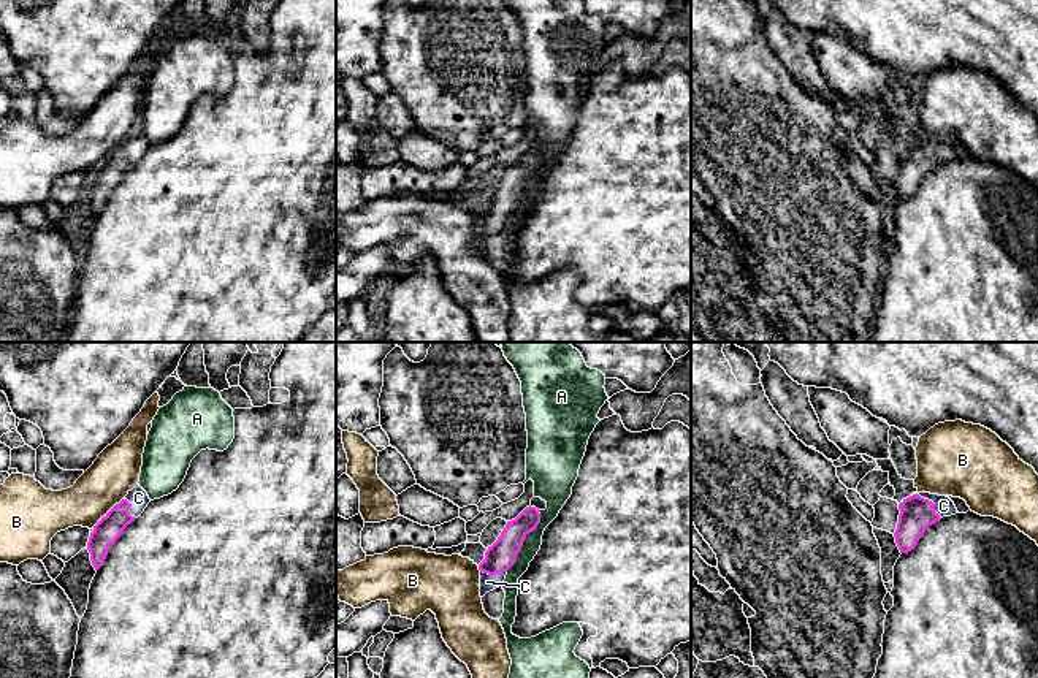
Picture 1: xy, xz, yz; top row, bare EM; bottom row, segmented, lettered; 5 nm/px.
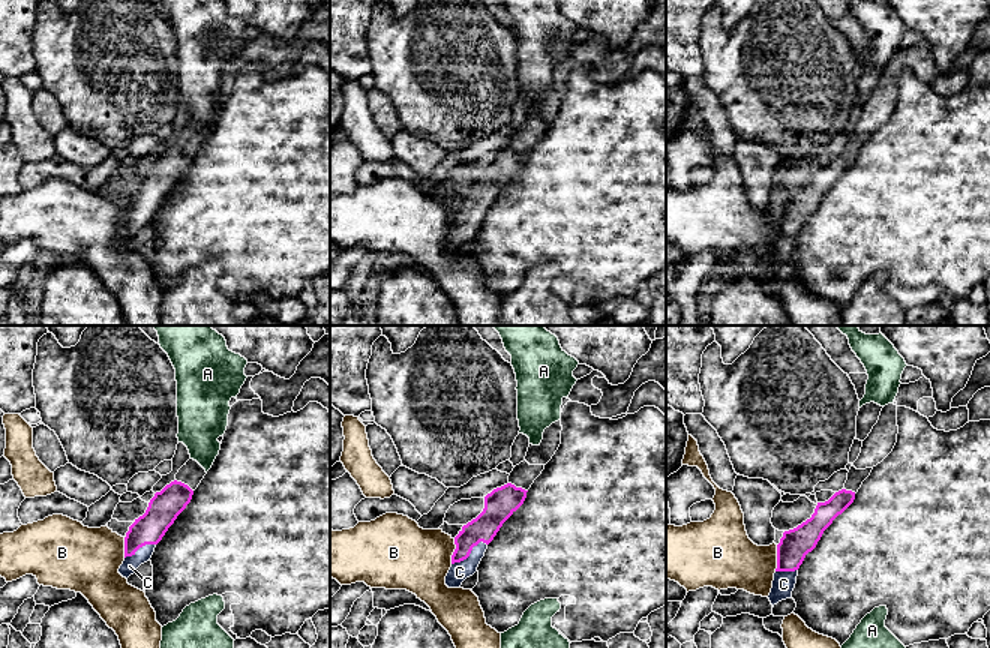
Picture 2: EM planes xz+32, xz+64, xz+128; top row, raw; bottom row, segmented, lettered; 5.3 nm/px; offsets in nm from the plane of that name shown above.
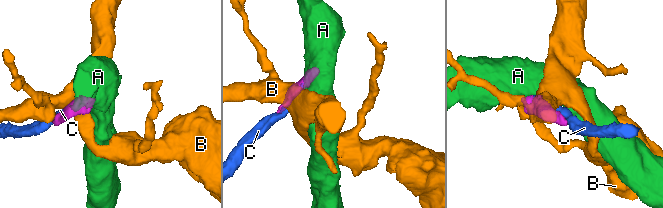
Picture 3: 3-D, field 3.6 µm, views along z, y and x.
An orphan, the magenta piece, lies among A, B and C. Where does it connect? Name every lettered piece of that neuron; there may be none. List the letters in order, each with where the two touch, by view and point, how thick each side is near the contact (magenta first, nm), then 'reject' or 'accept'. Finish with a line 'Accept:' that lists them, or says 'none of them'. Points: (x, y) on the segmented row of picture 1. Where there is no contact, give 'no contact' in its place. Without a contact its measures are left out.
A: xz (523, 540) | 150/90 nm | reject
B: xy (108, 512) | 140/240 nm | reject
C: yz (931, 501) | 180/100 nm | accept
Accept: C

